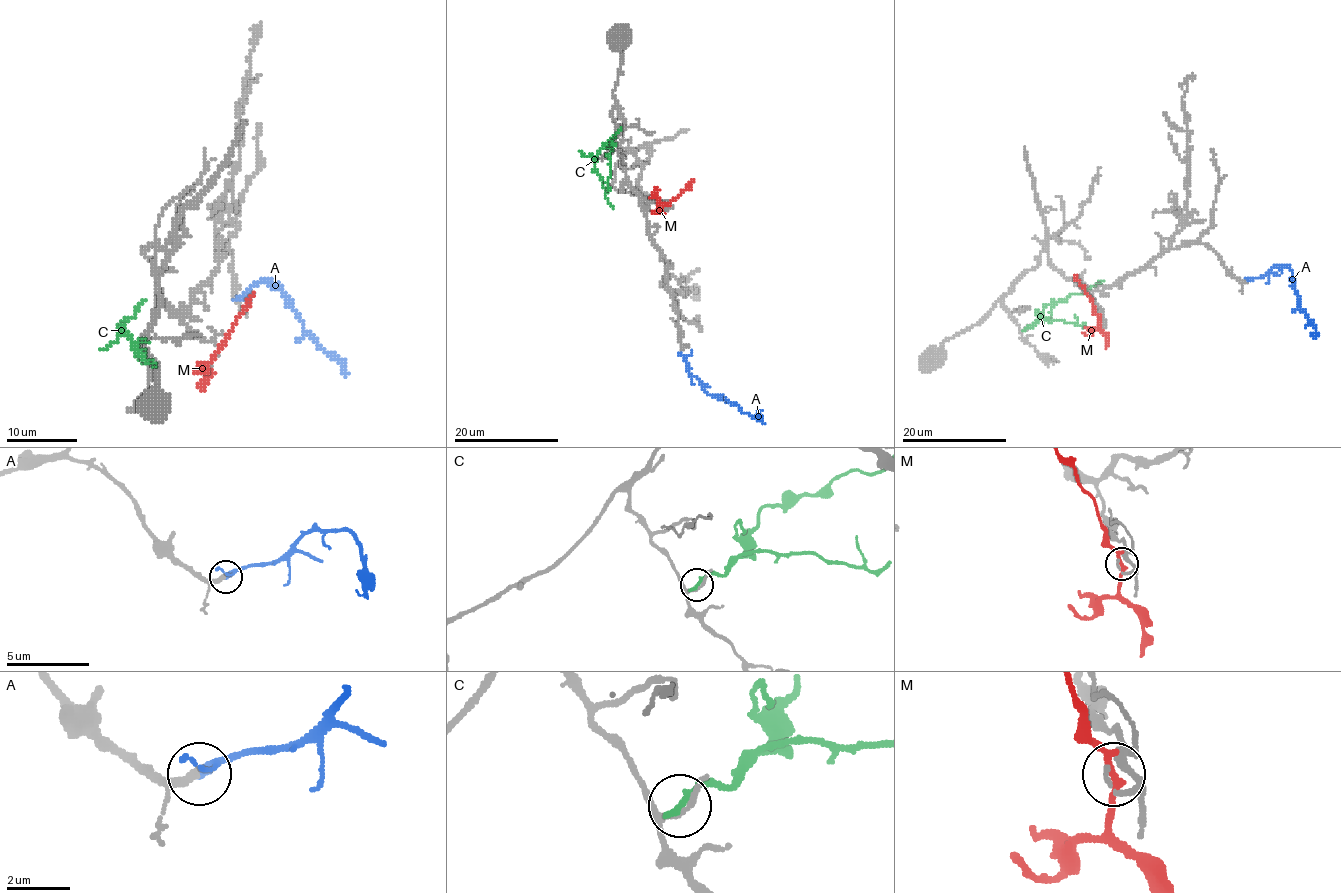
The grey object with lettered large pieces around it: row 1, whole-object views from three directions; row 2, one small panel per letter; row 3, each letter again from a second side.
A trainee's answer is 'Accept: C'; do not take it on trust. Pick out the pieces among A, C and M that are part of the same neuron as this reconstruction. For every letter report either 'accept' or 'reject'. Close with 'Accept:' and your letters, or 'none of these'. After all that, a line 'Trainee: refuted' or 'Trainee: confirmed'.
A: accept
C: reject
M: reject
Accept: A
Trainee: refuted

